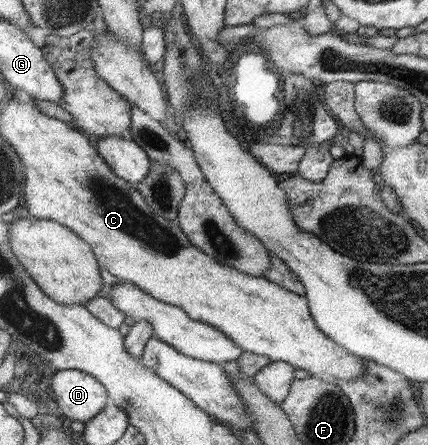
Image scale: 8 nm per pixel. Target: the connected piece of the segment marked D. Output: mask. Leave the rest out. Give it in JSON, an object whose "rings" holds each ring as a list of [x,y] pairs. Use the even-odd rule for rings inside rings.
{"rings":[[[76,369],[57,370],[51,376],[54,405],[71,421],[92,420],[106,405],[104,386]]]}

